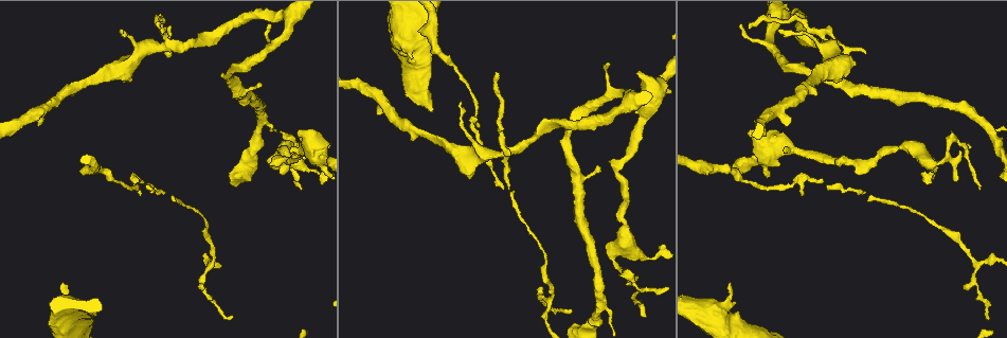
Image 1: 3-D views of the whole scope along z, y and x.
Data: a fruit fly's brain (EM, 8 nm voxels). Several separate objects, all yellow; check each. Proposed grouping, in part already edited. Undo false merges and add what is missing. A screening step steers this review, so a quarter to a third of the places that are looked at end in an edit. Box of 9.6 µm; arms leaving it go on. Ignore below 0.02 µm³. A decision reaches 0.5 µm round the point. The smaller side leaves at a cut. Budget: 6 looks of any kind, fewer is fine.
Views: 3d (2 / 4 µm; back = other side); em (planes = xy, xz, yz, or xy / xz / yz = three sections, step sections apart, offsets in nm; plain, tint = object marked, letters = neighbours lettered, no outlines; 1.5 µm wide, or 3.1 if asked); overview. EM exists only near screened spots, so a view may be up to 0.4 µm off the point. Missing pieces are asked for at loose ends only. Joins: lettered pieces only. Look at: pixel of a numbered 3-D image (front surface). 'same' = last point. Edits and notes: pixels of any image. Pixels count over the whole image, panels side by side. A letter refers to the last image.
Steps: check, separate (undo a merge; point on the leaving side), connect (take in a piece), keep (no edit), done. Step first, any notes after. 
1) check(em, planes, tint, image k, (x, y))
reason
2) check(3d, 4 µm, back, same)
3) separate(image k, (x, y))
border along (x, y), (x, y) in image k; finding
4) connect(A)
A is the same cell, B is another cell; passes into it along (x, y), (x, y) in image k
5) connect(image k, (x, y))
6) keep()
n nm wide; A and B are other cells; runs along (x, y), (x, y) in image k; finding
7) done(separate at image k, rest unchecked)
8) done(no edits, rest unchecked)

check(em, xy, step 4, letters, image 1, (548, 302))
branch point

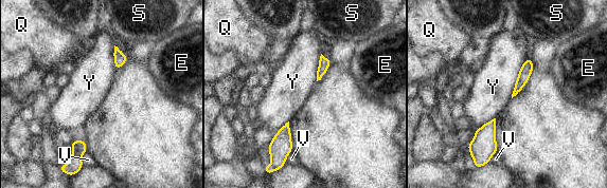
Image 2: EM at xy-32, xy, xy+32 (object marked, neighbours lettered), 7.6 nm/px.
keep()
E, Q, S, V and Y are other cells; border along (527, 58), (519, 70), (511, 97) in image 2; continuous, no second neuron

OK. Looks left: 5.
check(3d, 4 µm, image 1, (157, 27))
branch stops here

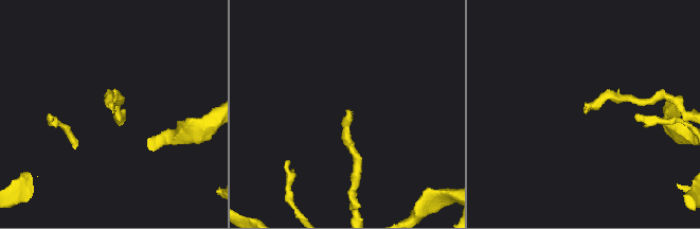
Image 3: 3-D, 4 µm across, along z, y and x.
check(em, yz, step 8, tint, image 3, (350, 109))
shape alone is not enough

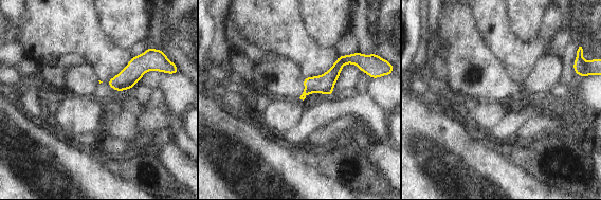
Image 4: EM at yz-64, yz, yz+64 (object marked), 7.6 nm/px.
check(em, yz, step 8, letters, same)
see the neighbours

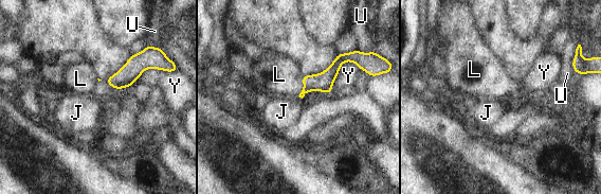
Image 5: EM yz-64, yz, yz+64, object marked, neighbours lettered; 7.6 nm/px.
connect(L)
L is the same cell, J, U and Y are other cells; passes into it along (323, 82), (304, 85), (279, 74) in image 5; it goes on there

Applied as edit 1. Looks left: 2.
check(3d, 2 µm, image 1, (730, 282))
tapers out

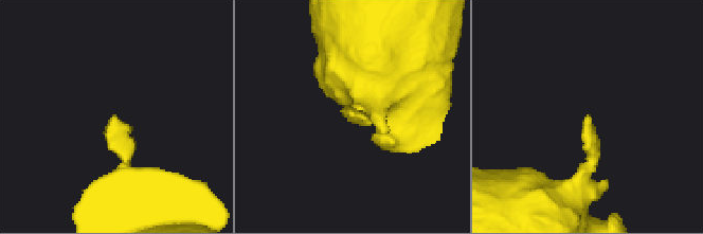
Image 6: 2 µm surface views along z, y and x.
check(em, planes, letters, image 6, (588, 116))
now the EM

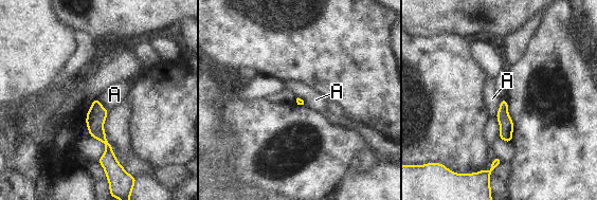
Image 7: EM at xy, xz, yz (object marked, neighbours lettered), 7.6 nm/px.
keep()
A is another cell; no lettered piece goes on from it

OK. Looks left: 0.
done(connect at image 5, rest unchecked)

